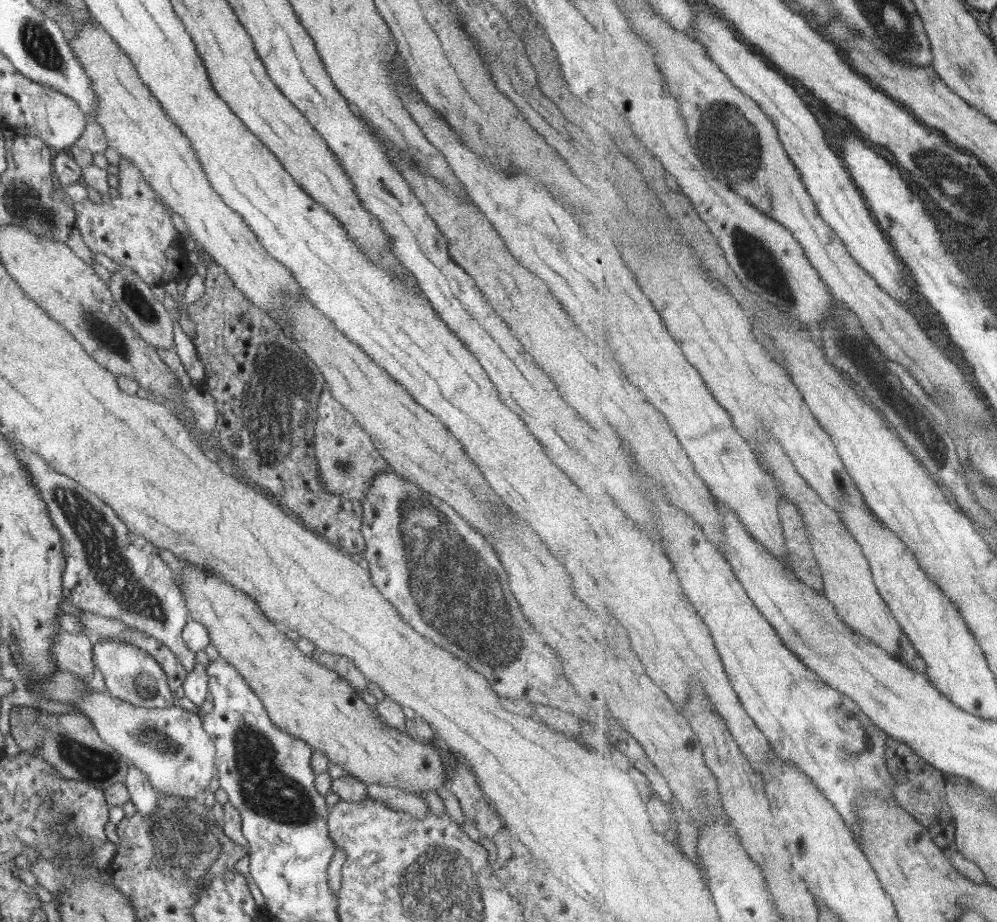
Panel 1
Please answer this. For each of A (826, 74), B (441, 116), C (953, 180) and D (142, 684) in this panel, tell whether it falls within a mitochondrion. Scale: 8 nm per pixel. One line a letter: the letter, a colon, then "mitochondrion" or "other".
A: other
B: other
C: mitochondrion
D: mitochondrion

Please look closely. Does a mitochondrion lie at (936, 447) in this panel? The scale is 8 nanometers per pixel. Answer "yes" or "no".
yes

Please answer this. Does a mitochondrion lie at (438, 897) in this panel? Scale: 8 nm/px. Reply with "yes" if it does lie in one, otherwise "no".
yes

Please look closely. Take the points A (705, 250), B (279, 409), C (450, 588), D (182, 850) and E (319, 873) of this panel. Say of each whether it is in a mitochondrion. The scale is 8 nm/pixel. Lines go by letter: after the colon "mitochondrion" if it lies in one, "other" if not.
A: other
B: mitochondrion
C: mitochondrion
D: mitochondrion
E: other

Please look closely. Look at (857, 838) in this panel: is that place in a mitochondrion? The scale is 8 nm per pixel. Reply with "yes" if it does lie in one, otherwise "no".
no

